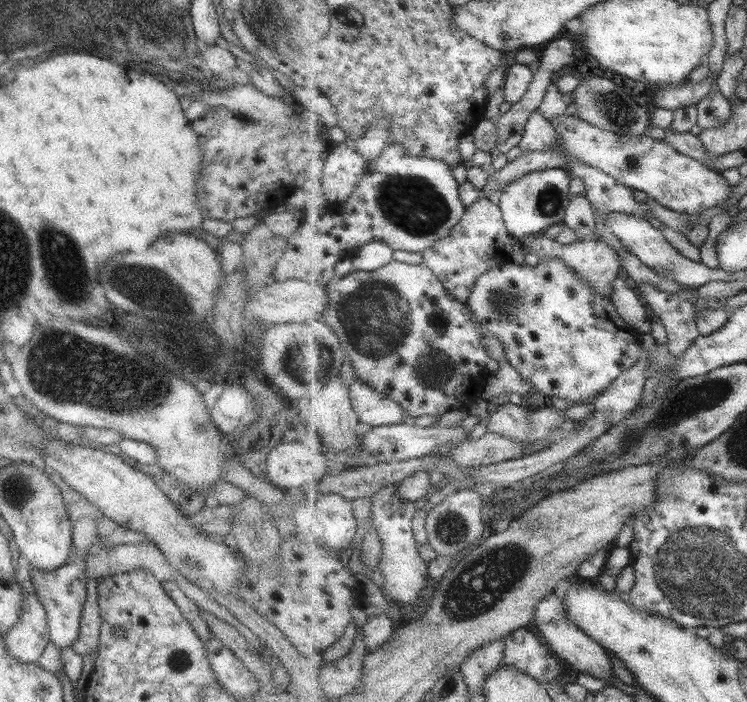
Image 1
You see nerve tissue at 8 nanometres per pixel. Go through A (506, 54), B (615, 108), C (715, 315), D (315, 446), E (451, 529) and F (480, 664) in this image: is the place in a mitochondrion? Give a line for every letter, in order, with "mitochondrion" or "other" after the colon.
A: other
B: mitochondrion
C: other
D: other
E: mitochondrion
F: other

